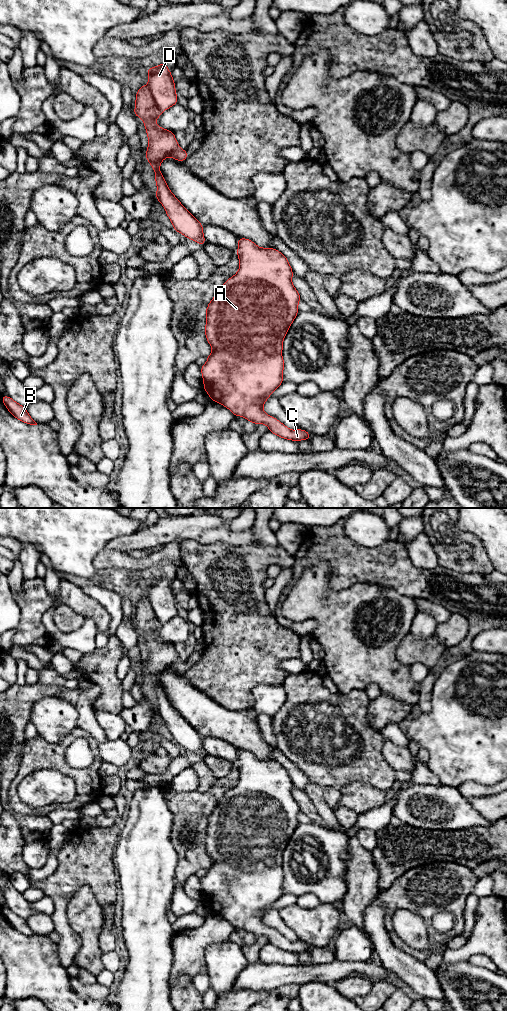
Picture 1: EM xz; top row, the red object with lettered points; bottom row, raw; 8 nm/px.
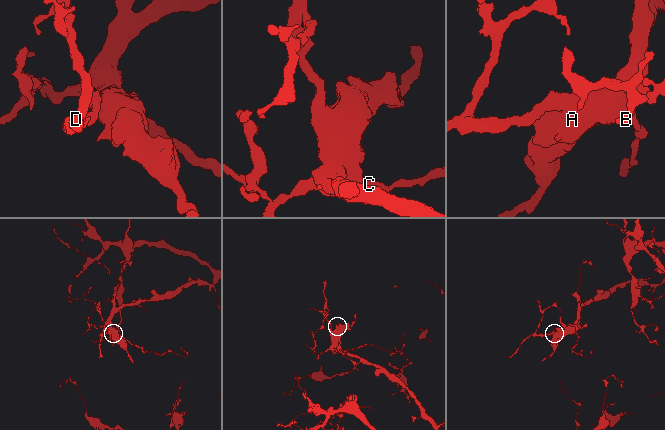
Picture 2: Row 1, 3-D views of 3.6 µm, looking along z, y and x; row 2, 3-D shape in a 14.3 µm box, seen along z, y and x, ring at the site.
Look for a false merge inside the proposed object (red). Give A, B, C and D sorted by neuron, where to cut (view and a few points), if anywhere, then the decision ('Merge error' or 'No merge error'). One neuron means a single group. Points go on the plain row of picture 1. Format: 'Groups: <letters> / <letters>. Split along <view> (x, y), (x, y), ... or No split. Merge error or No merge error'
Groups: A B C / D. Split along xz (148, 597), (155, 616), (162, 623). Merge error

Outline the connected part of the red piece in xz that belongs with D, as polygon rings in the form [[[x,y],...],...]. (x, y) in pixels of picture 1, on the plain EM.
[[[163,574],[154,580],[148,579],[147,583],[149,586],[148,598],[157,619],[165,623],[177,616],[178,610],[175,602],[175,594],[165,575]]]

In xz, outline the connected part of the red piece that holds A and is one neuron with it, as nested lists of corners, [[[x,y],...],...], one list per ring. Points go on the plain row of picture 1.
[[[238,750],[238,784],[229,790],[209,814],[206,827],[205,847],[212,859],[207,874],[201,878],[203,901],[211,913],[228,920],[234,928],[242,928],[256,937],[266,936],[273,946],[292,953],[309,952],[311,946],[303,941],[290,942],[278,931],[263,923],[265,913],[283,895],[283,851],[299,824],[299,804],[292,796],[293,783],[287,770],[275,760],[261,760],[253,753]]]

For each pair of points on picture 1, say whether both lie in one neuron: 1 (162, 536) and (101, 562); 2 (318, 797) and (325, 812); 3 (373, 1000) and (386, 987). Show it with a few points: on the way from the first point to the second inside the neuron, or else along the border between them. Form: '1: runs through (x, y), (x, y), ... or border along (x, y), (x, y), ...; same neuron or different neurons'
1: border along (104, 548), (127, 553); different neurons
2: runs through (319, 801), (323, 808); same neuron
3: runs through (376, 997), (383, 990); same neuron

